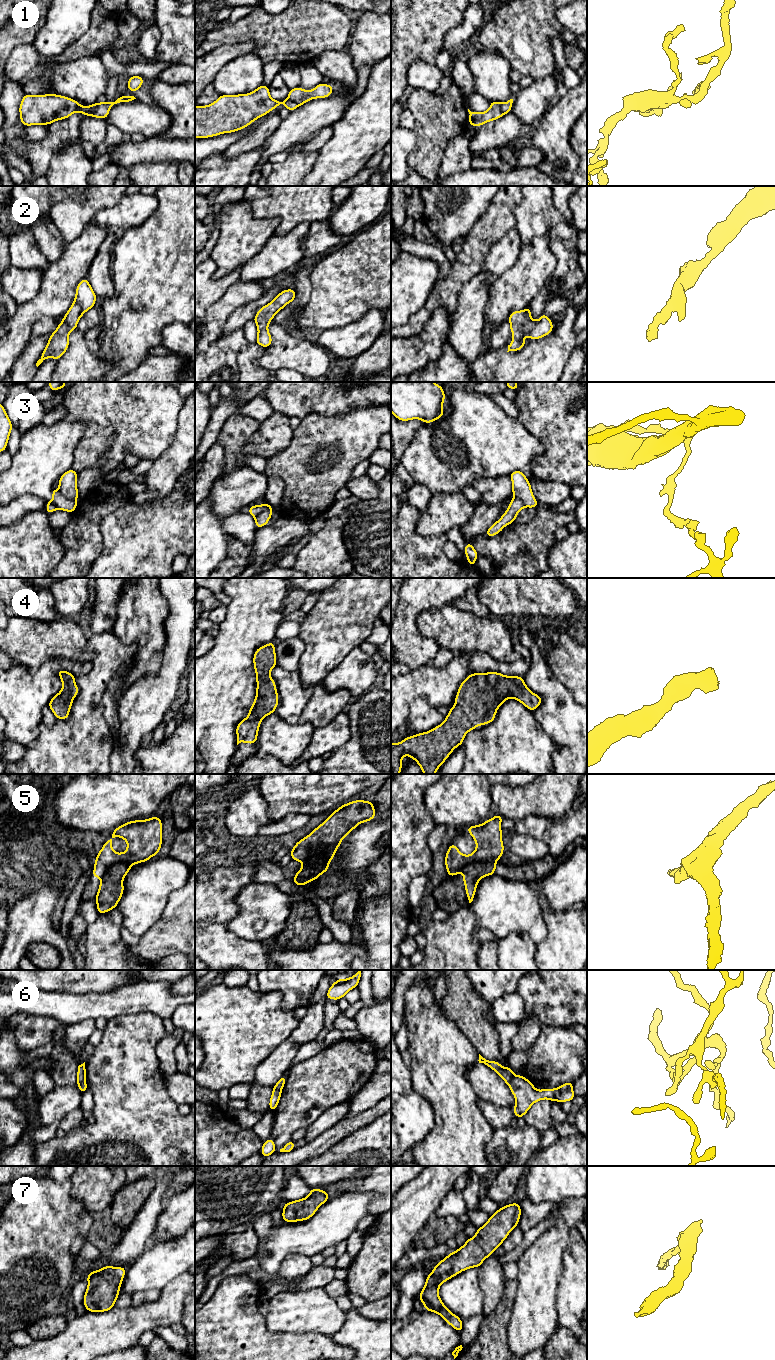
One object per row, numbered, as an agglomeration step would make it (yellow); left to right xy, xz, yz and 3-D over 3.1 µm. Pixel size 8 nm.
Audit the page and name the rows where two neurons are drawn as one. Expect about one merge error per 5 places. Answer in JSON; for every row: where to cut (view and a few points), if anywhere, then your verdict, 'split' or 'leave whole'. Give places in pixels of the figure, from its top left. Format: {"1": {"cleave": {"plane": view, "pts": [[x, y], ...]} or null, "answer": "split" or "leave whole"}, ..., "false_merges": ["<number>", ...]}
{"1": {"cleave": {"plane": "xy", "pts": [[94, 103], [91, 115]]}, "answer": "split"}, "2": {"cleave": null, "answer": "leave whole"}, "3": {"cleave": {"plane": "xy", "pts": [[58, 489], [67, 498], [75, 500]]}, "answer": "split"}, "4": {"cleave": null, "answer": "leave whole"}, "5": {"cleave": {"plane": "yz", "pts": [[495, 860], [473, 861], [467, 863], [459, 871]]}, "answer": "split"}, "6": {"cleave": {"plane": "yz", "pts": [[513, 1074], [508, 1084]]}, "answer": "split"}, "7": {"cleave": null, "answer": "leave whole"}, "false_merges": ["1", "3", "5", "6"]}

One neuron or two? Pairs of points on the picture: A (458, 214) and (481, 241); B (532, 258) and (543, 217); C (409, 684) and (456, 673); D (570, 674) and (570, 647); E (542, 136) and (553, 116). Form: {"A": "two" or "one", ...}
{"A": "two", "B": "two", "C": "one", "D": "one", "E": "one"}

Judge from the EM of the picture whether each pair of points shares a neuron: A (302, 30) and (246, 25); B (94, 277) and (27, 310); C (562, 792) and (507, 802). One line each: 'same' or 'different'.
A: same
B: different
C: same

